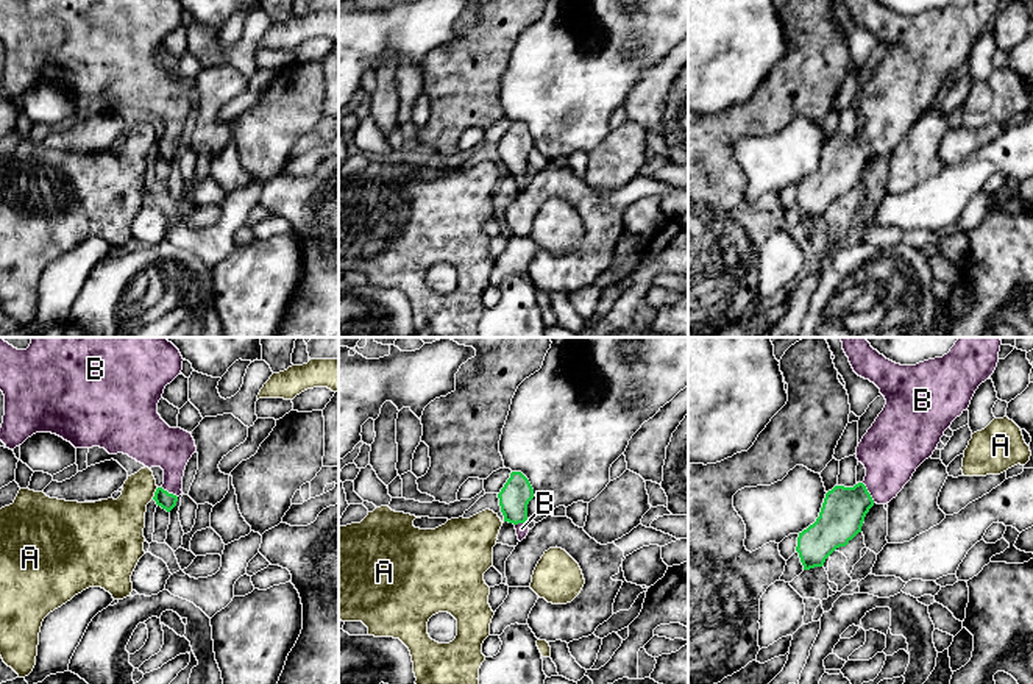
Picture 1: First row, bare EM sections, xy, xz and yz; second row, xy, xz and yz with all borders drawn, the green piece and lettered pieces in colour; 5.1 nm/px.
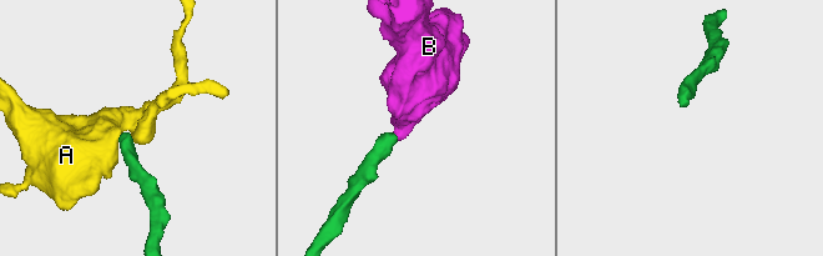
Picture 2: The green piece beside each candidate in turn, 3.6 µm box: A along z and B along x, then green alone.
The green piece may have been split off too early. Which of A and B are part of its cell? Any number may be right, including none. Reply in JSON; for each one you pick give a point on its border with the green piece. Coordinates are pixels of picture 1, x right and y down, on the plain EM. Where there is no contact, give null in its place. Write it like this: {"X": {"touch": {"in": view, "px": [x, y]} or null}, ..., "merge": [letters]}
{"B": {"touch": {"in": "yz", "px": [868, 142]}}, "merge": ["B"]}

